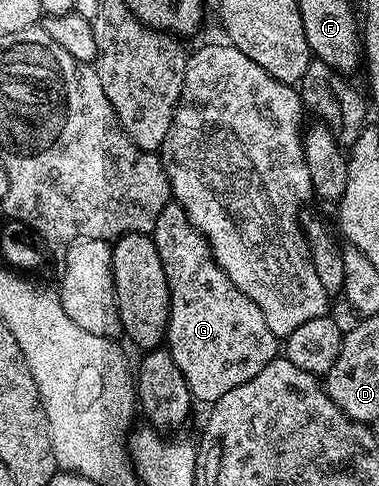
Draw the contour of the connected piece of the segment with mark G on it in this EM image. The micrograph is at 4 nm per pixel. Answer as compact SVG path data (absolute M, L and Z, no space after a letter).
M169 202L158 214L158 222L154 222L154 230L150 234L154 246L158 250L158 258L162 258L162 270L168 283L168 334L167 351L172 353L178 370L182 370L182 378L186 378L186 386L192 391L193 401L200 400L205 406L215 404L222 394L230 394L234 386L242 386L242 382L250 382L258 370L262 370L270 361L277 359L278 338L266 326L266 318L262 318L262 310L226 278L226 274L216 265L212 251L204 236L190 222L186 210L175 202Z

